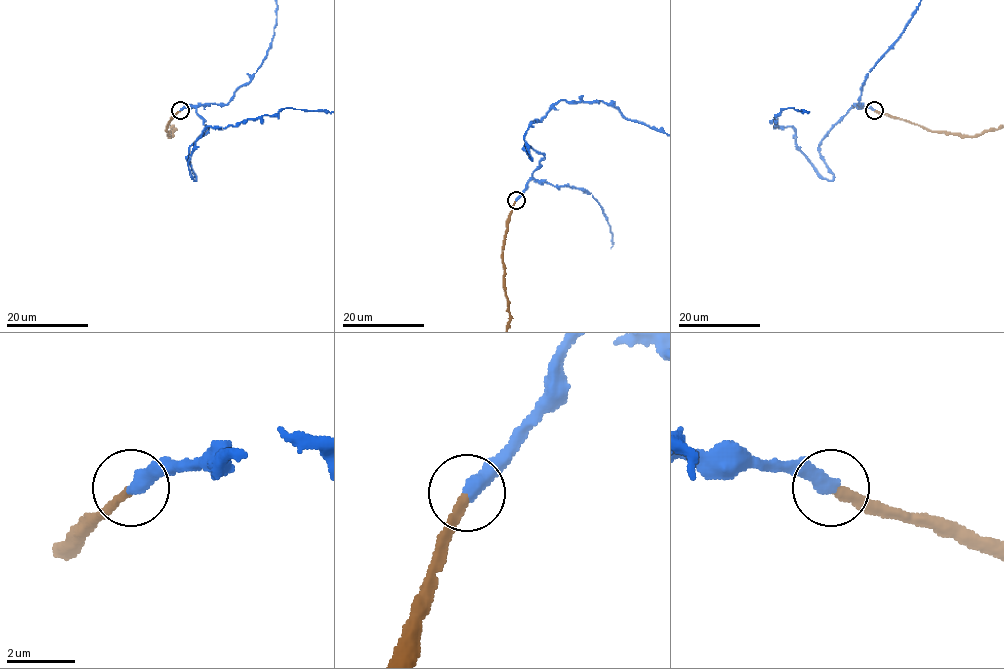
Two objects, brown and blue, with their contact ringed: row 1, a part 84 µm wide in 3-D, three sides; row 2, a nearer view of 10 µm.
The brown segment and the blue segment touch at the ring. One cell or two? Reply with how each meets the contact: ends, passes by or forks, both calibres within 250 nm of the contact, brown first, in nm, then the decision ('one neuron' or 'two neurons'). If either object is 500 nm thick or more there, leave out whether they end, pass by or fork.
brown ends; blue ends; calibres 240 and 480 nm; one neuron

